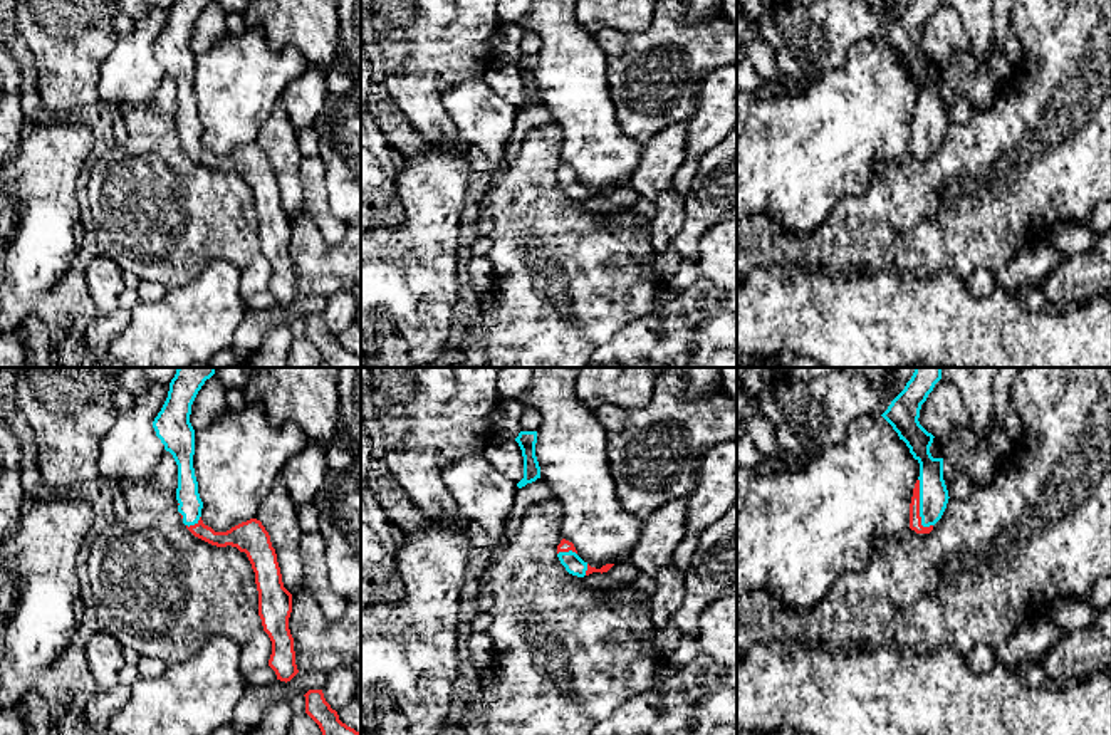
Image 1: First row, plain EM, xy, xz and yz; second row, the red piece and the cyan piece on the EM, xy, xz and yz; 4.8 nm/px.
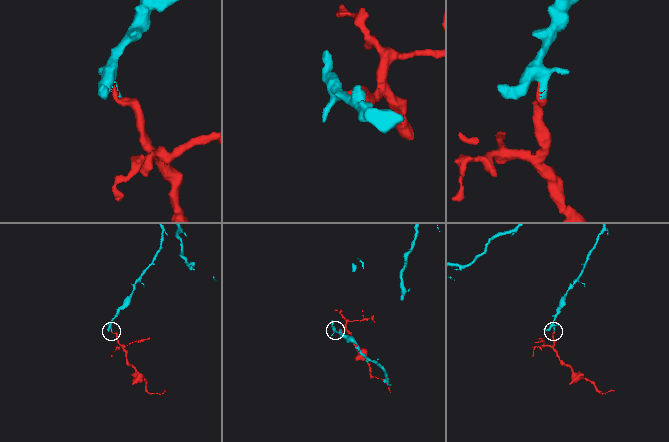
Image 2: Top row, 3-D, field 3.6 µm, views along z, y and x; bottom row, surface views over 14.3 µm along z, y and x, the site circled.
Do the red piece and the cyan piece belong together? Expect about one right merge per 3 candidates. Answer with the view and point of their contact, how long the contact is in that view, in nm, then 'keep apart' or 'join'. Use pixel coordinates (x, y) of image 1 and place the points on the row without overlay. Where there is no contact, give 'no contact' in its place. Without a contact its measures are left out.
meets red in yz at (918, 130); contact 240 nm long; join

